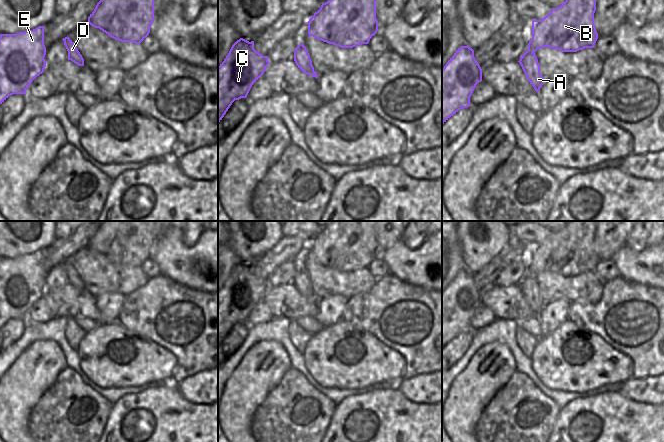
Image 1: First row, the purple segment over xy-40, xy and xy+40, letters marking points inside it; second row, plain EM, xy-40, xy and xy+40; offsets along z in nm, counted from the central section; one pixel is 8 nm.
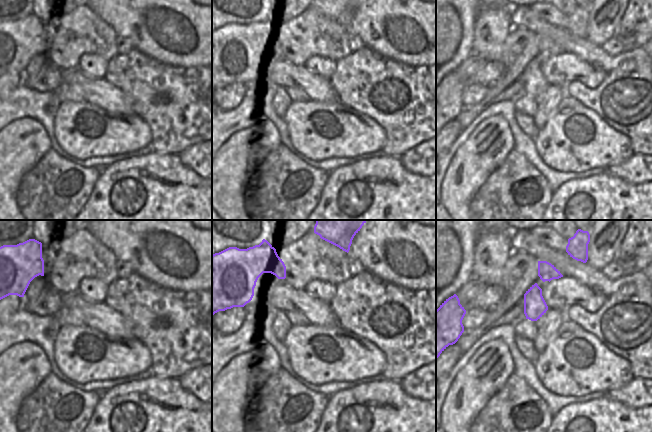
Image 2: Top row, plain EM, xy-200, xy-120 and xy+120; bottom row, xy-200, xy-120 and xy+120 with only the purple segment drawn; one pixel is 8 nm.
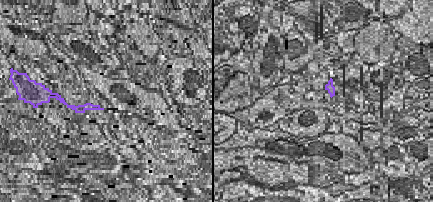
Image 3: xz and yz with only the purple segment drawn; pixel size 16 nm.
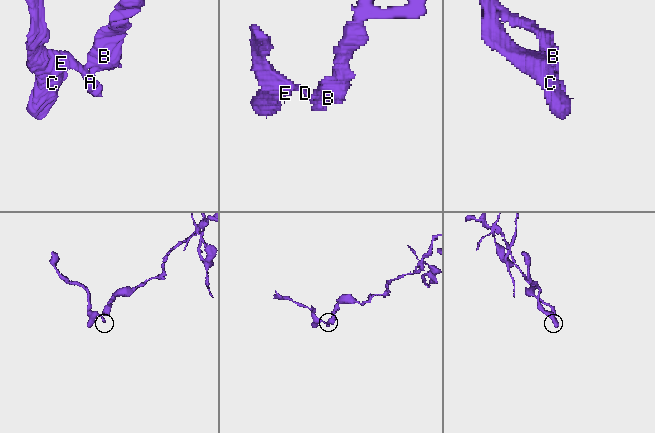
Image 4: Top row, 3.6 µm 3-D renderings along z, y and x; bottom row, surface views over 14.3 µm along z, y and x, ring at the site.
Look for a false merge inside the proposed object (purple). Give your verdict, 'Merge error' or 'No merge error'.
Merge error.

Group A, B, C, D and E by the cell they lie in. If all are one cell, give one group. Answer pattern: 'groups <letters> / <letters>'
groups A C D E / B

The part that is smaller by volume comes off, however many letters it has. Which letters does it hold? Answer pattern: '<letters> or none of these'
A, C, D, E.

